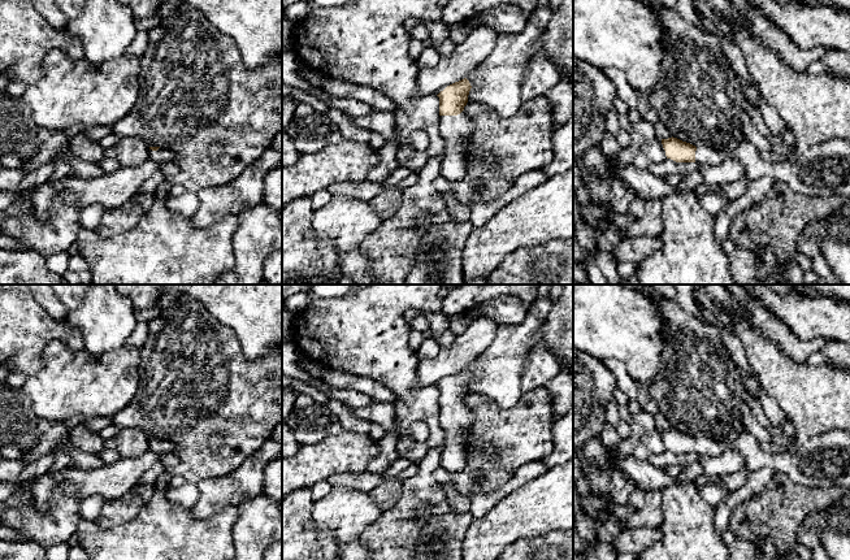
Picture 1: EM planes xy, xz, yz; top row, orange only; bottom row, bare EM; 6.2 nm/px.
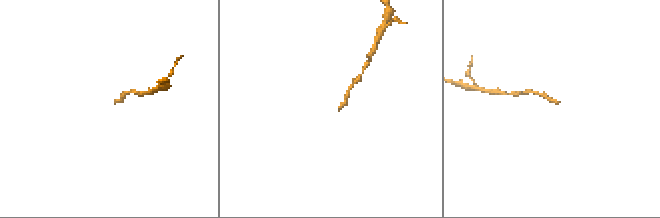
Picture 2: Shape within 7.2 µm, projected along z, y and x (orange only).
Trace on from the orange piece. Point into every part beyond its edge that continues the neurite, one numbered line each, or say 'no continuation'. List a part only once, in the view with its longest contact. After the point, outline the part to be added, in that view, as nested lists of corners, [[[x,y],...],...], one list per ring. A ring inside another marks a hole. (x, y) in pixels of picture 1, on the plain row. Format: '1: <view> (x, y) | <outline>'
1: xz (456, 421) | [[[461,403],[457,407],[439,407],[439,422],[446,434],[441,466],[450,474],[465,468],[465,435],[474,422],[472,412]]]

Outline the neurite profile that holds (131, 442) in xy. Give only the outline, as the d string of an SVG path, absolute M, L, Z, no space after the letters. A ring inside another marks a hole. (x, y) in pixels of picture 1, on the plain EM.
M139 427L122 429L114 438L105 440L107 448L116 450L122 459L134 459L148 452L148 435Z

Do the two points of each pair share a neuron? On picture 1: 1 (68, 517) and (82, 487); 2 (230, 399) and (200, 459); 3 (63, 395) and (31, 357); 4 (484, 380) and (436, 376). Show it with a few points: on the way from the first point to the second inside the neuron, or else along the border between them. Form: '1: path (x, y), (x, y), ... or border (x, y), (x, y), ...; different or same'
1: border (78, 500), (56, 491), (53, 504), (48, 509); different
2: path (220, 413), (200, 434), (200, 445); same
3: border (52, 339), (43, 350), (43, 365), (27, 376); different
4: border (486, 346), (464, 368); different

